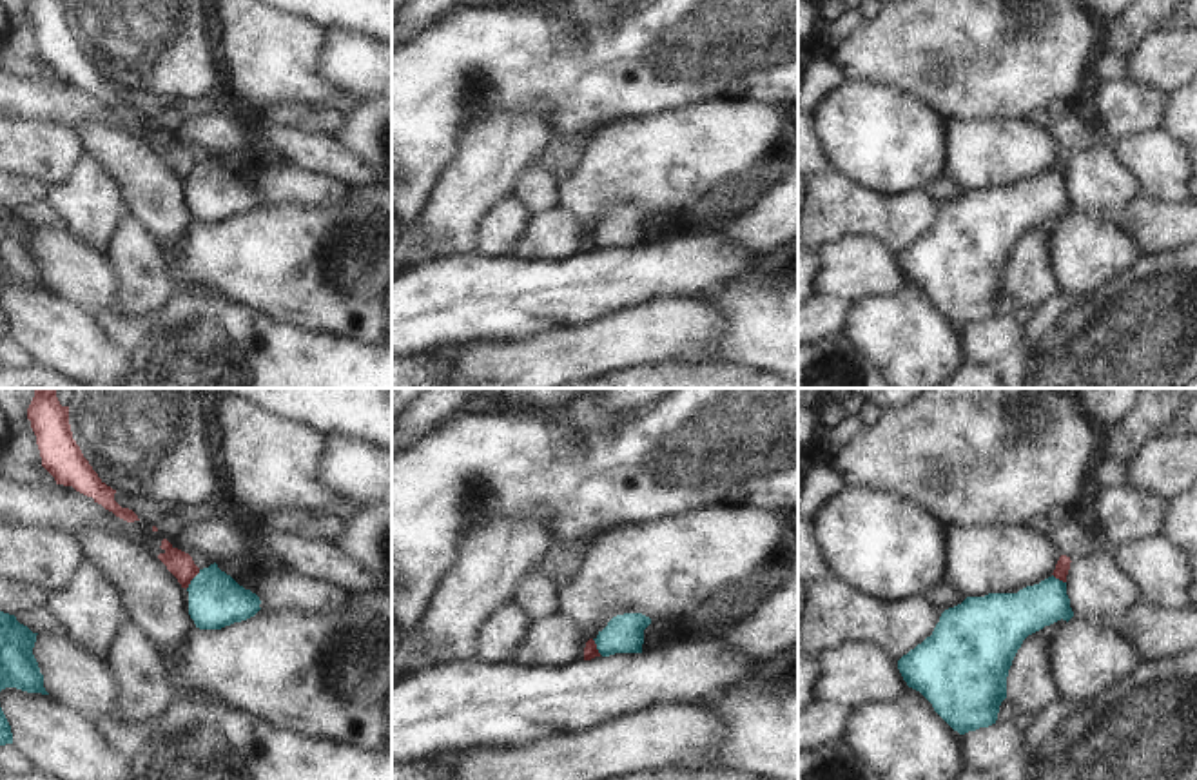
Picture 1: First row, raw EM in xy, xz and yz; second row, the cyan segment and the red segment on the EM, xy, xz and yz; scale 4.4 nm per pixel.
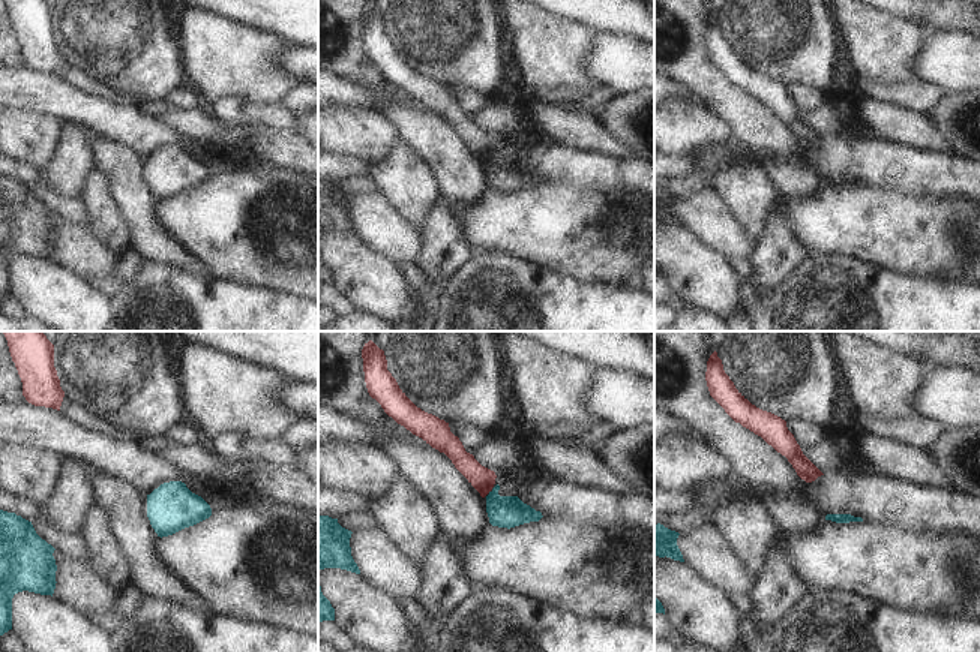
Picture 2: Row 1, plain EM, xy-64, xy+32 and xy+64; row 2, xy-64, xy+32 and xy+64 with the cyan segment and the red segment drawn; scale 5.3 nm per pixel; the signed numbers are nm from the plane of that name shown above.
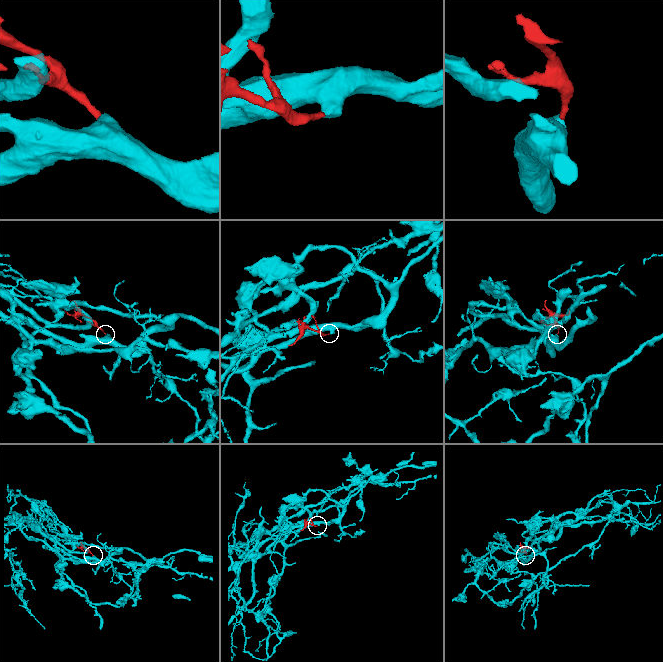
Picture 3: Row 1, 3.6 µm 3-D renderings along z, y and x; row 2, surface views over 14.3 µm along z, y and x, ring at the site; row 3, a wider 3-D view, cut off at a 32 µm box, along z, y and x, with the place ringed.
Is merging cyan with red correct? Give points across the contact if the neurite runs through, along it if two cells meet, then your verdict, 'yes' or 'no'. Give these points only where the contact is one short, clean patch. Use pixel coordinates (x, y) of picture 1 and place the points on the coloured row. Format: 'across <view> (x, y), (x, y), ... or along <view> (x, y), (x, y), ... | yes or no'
along xy (200, 570), (185, 588) | no

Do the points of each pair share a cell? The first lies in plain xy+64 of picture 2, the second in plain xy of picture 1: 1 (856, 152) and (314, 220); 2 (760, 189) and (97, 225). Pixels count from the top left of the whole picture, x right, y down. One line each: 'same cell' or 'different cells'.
1: different cells
2: same cell

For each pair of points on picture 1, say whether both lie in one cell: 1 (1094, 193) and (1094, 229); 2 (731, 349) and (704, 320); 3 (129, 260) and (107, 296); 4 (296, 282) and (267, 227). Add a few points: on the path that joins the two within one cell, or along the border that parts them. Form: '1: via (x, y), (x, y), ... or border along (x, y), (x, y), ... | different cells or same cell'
1: border along (1074, 207), (1110, 220) | different cells
2: border along (699, 298), (726, 318), (711, 360) | different cells
3: border along (107, 253), (120, 282), (120, 307), (124, 314) | different cells
4: via (296, 269), (282, 253), (278, 240) | same cell

